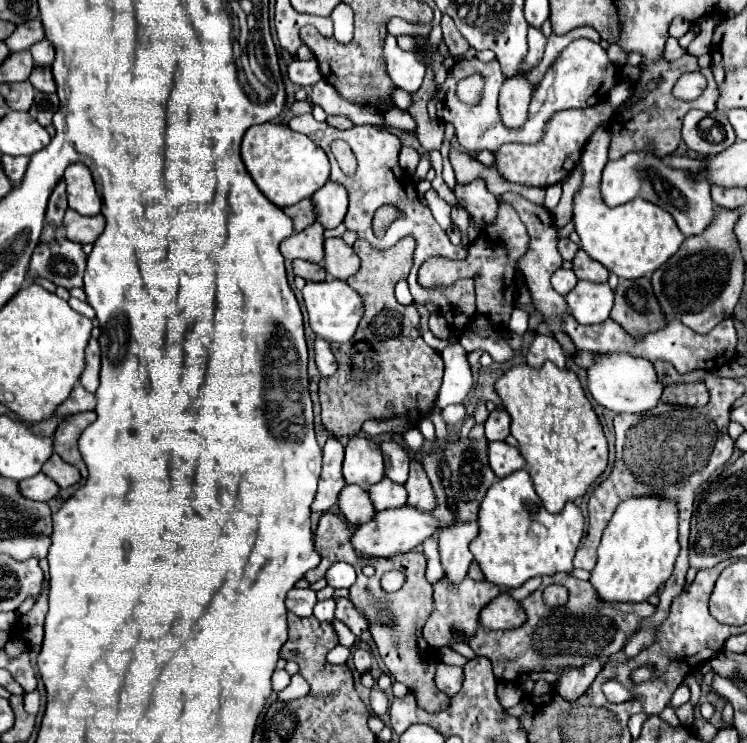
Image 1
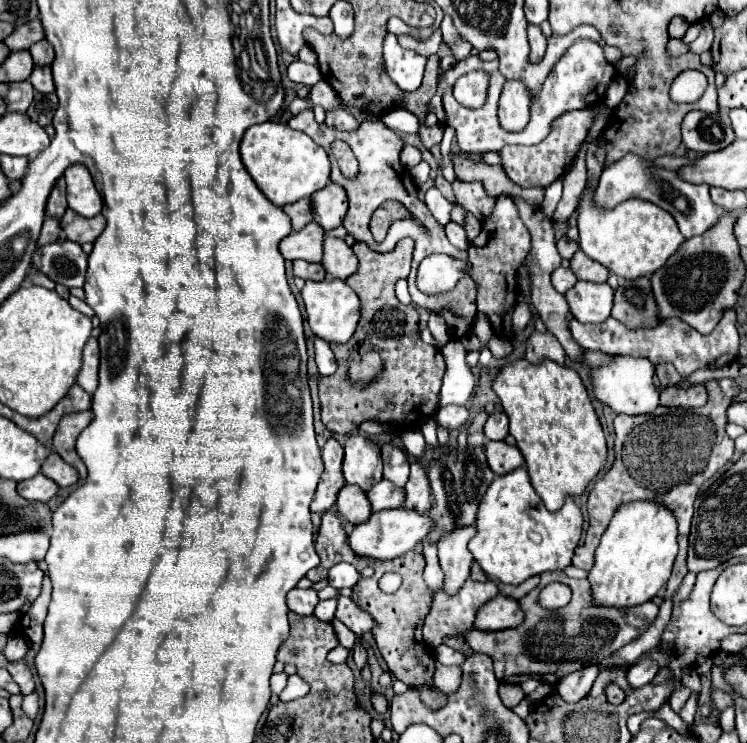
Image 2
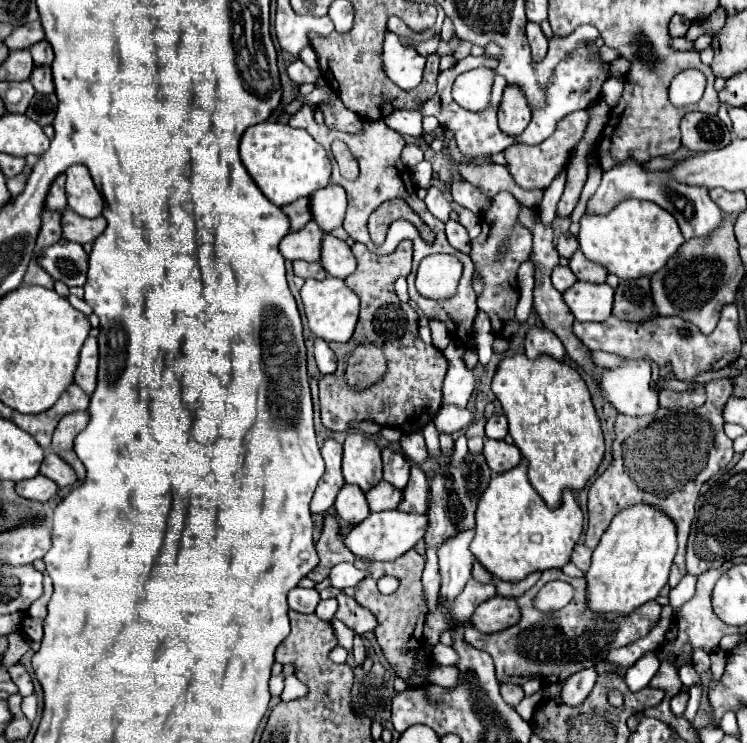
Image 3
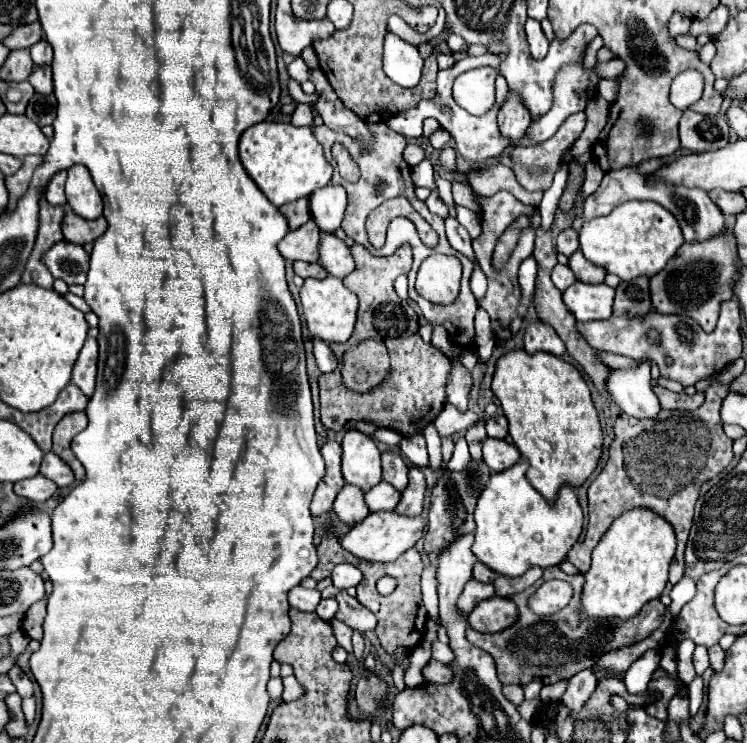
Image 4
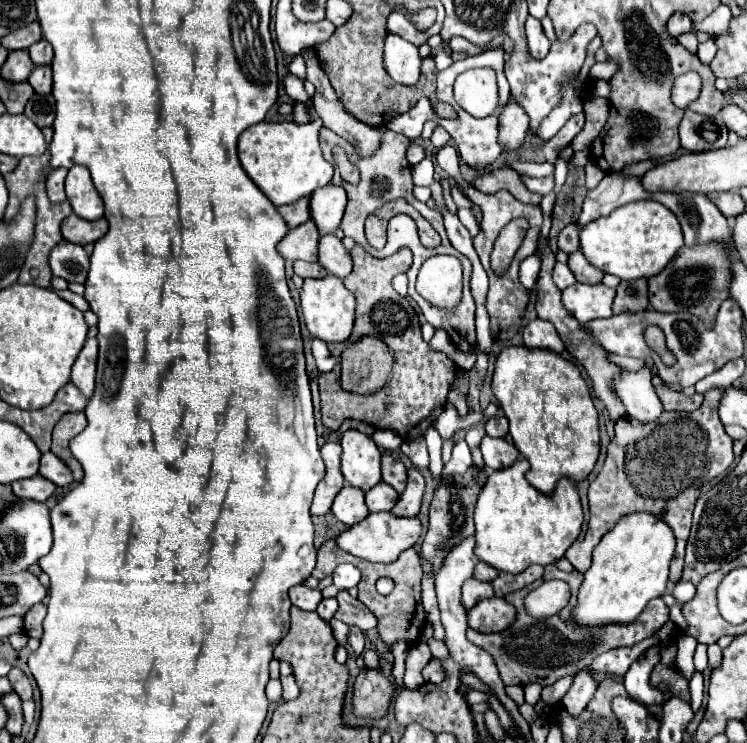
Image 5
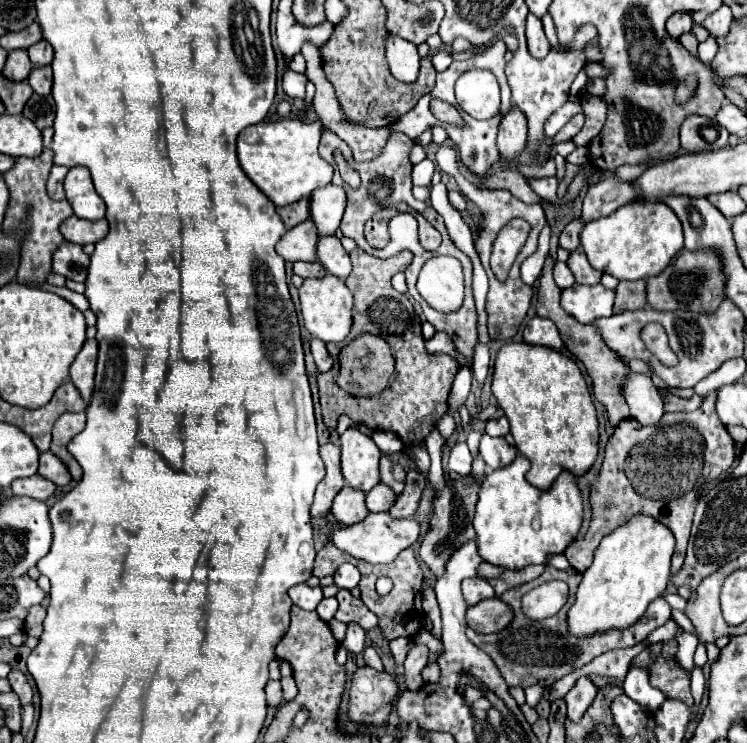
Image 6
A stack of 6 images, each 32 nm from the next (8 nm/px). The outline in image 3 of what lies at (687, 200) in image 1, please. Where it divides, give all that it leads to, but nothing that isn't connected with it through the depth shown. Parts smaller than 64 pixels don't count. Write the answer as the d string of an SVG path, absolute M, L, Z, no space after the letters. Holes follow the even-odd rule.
M630 160L620 164L620 166L616 166L616 168L610 168L608 172L604 172L602 184L598 186L596 194L588 200L586 208L588 208L588 214L608 214L620 202L630 200L630 198L650 200L650 202L662 206L664 210L668 210L678 220L678 226L680 226L680 230L682 230L686 240L690 240L690 238L706 238L708 234L718 230L722 220L724 220L720 208L710 200L706 188L678 184L672 178L668 178L666 172L662 172L662 170L646 172L646 170L642 170L640 164L630 162Z

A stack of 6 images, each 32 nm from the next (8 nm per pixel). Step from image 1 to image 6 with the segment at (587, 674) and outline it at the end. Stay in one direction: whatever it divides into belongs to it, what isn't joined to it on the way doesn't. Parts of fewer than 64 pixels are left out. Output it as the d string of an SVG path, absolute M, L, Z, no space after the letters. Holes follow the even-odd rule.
M580 678L576 682L576 686L564 696L566 704L568 704L568 718L572 722L580 722L582 716L586 714L588 706L594 702L598 688L590 682L590 678Z

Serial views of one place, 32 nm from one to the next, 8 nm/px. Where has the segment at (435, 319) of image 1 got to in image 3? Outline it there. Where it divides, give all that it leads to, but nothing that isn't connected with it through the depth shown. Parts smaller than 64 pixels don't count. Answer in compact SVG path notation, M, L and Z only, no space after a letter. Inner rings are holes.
M434 320L434 322L430 322L430 330L432 330L432 344L438 350L444 350L450 344L450 336L448 336L448 330L444 328L444 324Z

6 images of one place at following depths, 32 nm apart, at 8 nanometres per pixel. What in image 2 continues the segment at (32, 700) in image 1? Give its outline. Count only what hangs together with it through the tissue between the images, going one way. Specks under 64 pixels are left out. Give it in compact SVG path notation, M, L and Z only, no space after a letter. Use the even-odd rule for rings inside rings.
M36 692L24 698L22 710L24 710L24 714L26 714L28 718L36 718L36 714L38 714L38 696L36 696Z

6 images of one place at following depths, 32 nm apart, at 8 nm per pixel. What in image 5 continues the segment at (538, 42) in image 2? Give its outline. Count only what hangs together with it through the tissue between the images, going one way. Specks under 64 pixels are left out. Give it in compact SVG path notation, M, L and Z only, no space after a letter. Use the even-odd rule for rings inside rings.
M528 16L528 20L526 20L526 36L528 36L530 54L534 58L544 58L550 50L550 42L548 42L544 30L542 30L540 20L536 20L534 16Z

